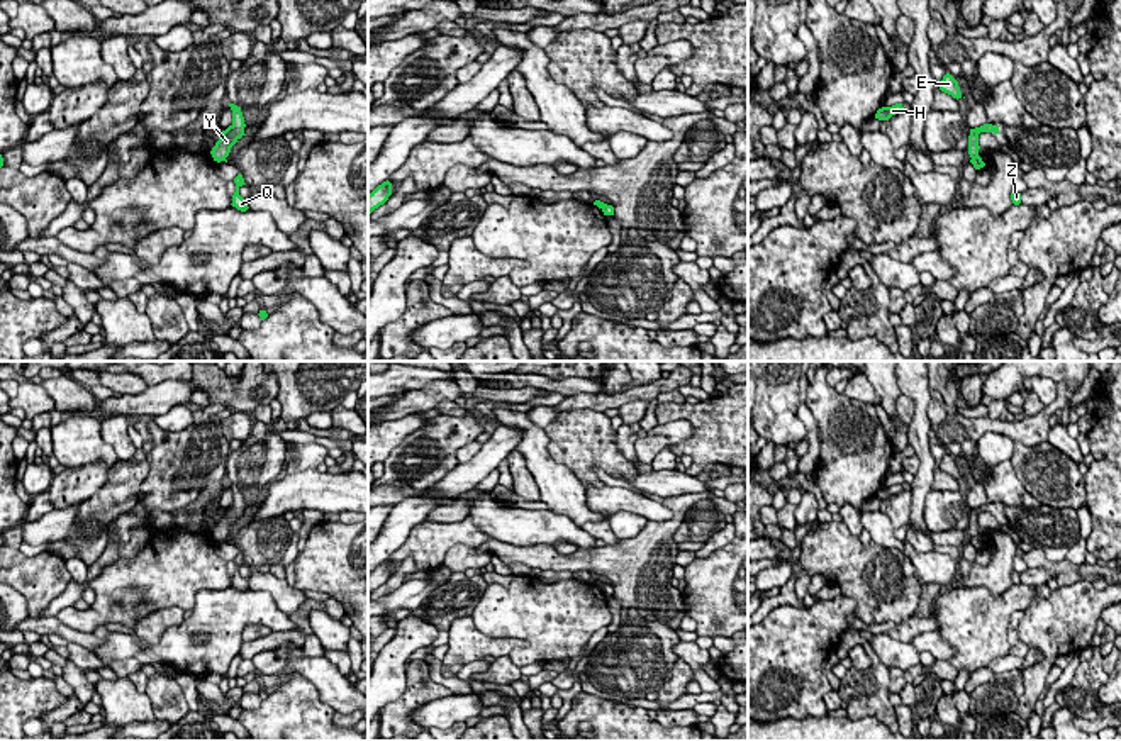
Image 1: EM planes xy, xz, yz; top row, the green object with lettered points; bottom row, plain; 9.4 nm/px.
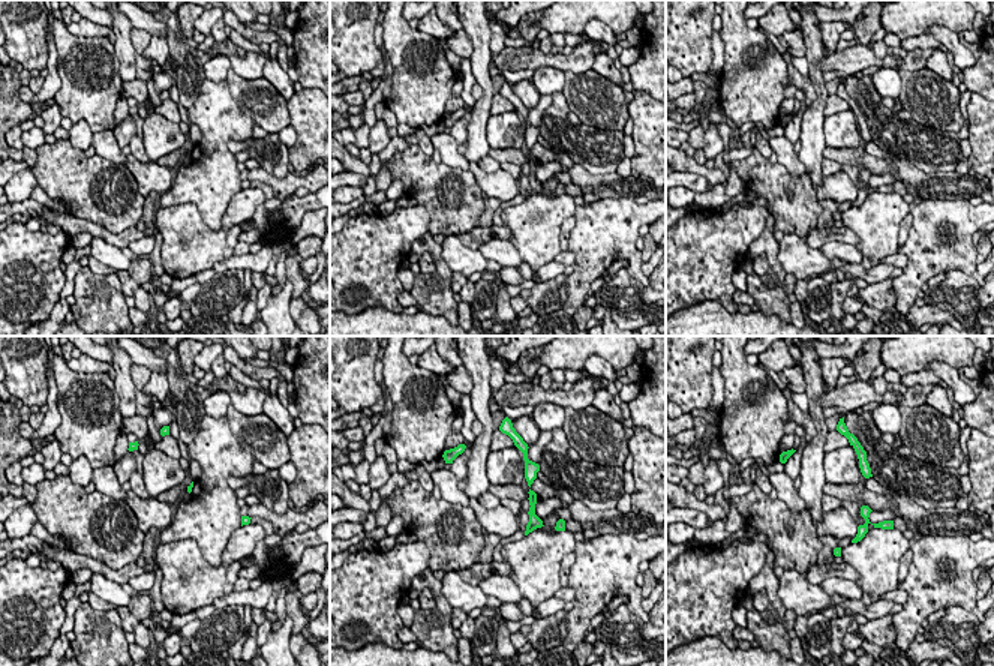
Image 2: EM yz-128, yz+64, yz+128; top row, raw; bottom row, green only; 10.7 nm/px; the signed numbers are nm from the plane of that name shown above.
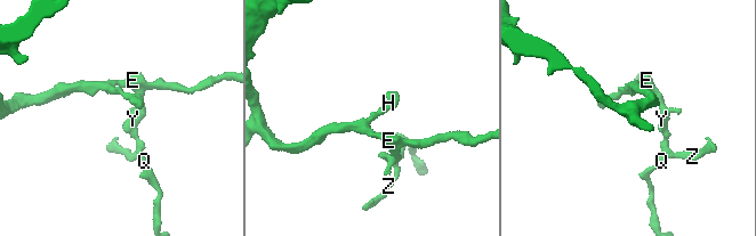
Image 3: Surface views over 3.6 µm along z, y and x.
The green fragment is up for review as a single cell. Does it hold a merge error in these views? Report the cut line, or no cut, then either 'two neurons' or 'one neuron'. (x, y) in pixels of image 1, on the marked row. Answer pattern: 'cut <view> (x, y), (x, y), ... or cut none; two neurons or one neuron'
cut yz (977, 155), (972, 158); two neurons

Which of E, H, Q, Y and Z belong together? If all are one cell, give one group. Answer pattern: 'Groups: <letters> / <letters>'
Groups: E H Y / Q Z

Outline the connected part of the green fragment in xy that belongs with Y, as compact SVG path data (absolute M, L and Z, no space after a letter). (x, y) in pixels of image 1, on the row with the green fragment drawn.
M229 103L231 110L232 110L232 124L222 131L219 141L215 142L215 146L212 148L210 154L214 158L214 161L220 163L226 161L226 158L231 153L231 148L243 137L244 134L244 117L241 112L241 107Z

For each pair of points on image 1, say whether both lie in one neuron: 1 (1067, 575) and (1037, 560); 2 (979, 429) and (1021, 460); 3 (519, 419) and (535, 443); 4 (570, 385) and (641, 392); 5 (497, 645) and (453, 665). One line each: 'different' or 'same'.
1: same
2: different
3: same
4: different
5: same

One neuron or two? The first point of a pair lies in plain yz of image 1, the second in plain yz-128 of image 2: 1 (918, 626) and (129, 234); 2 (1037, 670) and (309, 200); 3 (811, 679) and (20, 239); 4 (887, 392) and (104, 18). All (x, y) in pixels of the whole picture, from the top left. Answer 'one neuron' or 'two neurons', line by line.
1: one neuron
2: one neuron
3: one neuron
4: two neurons

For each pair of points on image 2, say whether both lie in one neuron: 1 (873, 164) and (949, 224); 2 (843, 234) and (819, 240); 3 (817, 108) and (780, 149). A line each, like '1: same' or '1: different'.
1: different
2: same
3: different

